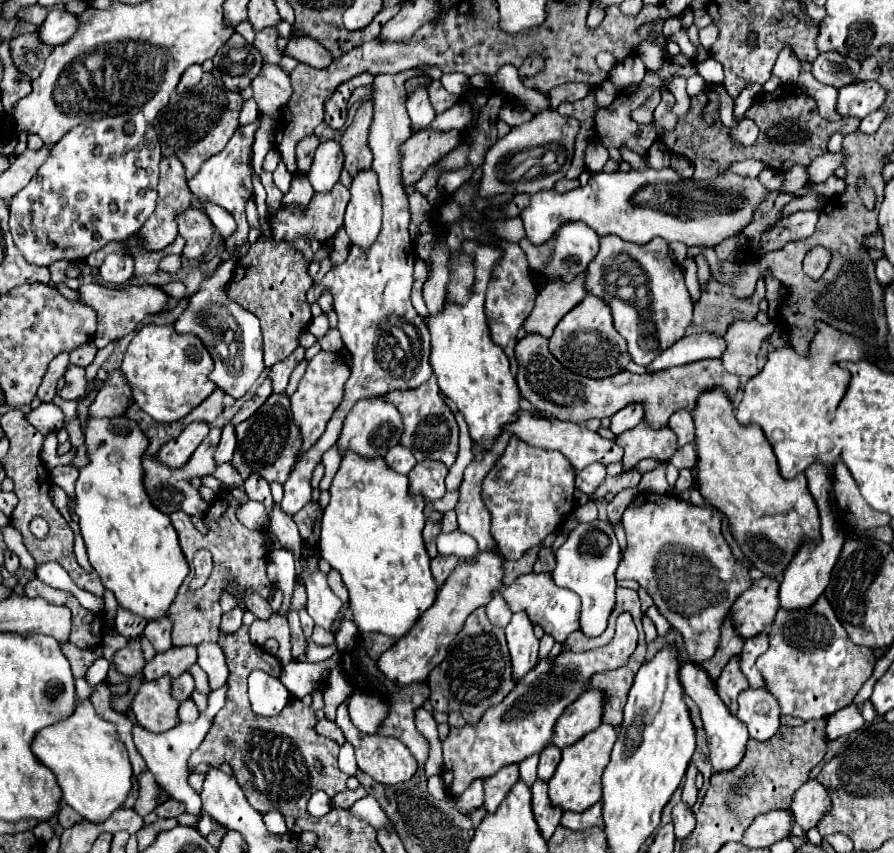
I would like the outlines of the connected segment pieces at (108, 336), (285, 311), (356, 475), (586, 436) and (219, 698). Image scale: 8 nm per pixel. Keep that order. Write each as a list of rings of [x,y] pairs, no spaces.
[[[84,284],[76,292],[80,296],[80,302],[94,308],[98,314],[98,344],[96,344],[98,348],[104,348],[112,340],[124,338],[126,334],[134,332],[136,326],[148,314],[156,314],[168,302],[168,296],[158,286],[150,286],[150,284],[142,284],[142,286],[128,284],[128,286],[120,286],[120,288],[110,288],[110,286],[100,286],[100,284]]]
[[[260,234],[246,256],[236,262],[234,276],[228,284],[228,296],[260,320],[266,368],[272,368],[272,364],[288,358],[296,350],[298,336],[312,320],[310,304],[306,300],[306,292],[312,284],[304,254],[286,240],[274,240],[274,236],[266,238]]]
[[[344,452],[342,464],[330,486],[330,504],[322,516],[319,550],[322,558],[336,568],[350,592],[350,612],[360,632],[380,632],[396,638],[396,630],[410,630],[424,610],[436,600],[436,582],[430,572],[430,558],[424,550],[422,528],[424,498],[410,494],[408,478],[392,472],[384,458],[364,460],[354,452]]]
[[[520,412],[518,420],[510,426],[506,426],[506,430],[514,432],[520,440],[532,444],[532,446],[540,446],[540,448],[550,448],[550,450],[558,450],[562,452],[570,464],[580,472],[582,468],[586,468],[592,462],[600,462],[604,466],[612,464],[612,462],[620,462],[622,460],[622,452],[620,446],[614,440],[606,440],[602,436],[598,436],[596,432],[588,430],[584,424],[576,424],[576,422],[564,422],[564,420],[544,420],[544,418],[534,418],[528,412]]]
[[[226,686],[214,690],[208,694],[208,708],[204,712],[200,712],[198,720],[192,724],[180,722],[178,726],[174,726],[172,730],[168,730],[166,734],[152,734],[146,732],[142,726],[134,726],[132,728],[132,736],[134,736],[134,744],[138,748],[138,752],[142,754],[148,770],[154,774],[156,782],[174,798],[186,804],[186,812],[200,816],[202,814],[202,802],[200,802],[200,794],[196,790],[192,790],[188,786],[188,758],[190,754],[202,744],[204,736],[208,734],[214,716],[218,714],[218,710],[224,706],[224,698],[226,698]]]

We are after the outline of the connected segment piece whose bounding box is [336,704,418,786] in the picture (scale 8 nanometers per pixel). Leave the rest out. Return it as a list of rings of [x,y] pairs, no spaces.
[[[338,706],[338,716],[336,716],[336,724],[340,726],[340,730],[344,732],[344,738],[346,742],[350,742],[354,746],[354,754],[356,754],[356,764],[358,768],[368,774],[372,780],[384,784],[384,786],[394,786],[394,784],[400,784],[400,782],[406,782],[414,776],[416,772],[416,760],[414,756],[408,752],[408,748],[396,740],[396,738],[388,738],[388,736],[380,736],[380,734],[374,734],[374,736],[366,736],[362,734],[360,730],[356,730],[348,718],[348,712],[346,712],[346,706]]]

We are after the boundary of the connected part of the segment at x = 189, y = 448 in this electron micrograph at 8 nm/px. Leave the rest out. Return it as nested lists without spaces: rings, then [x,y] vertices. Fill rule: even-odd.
[[[202,422],[188,424],[176,440],[170,440],[160,448],[160,452],[156,454],[156,460],[168,468],[184,466],[190,460],[194,448],[200,444],[200,440],[208,436],[208,430],[210,430],[208,424],[202,424]]]

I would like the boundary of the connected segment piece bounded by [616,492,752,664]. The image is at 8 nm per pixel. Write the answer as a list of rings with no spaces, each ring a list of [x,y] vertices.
[[[640,492],[634,502],[622,514],[622,526],[626,532],[628,548],[624,558],[616,570],[616,578],[630,578],[636,580],[654,600],[658,612],[676,628],[686,644],[686,654],[690,662],[704,662],[710,660],[718,648],[720,640],[720,626],[734,604],[736,596],[750,588],[750,568],[748,560],[736,560],[728,542],[722,536],[722,520],[720,512],[706,506],[694,506],[688,500],[680,500],[674,496],[660,496],[650,492]]]

